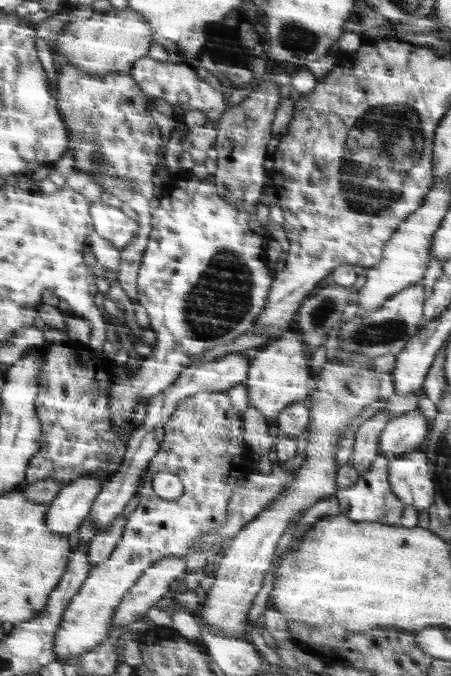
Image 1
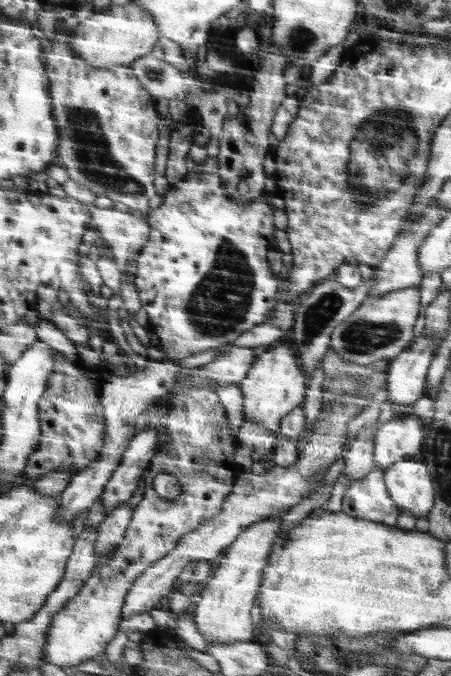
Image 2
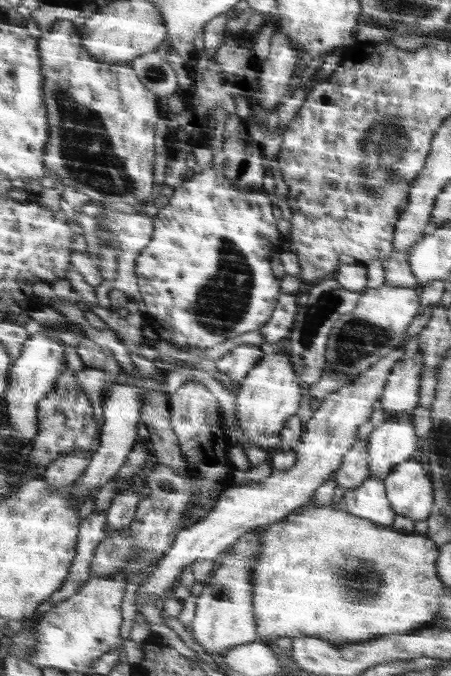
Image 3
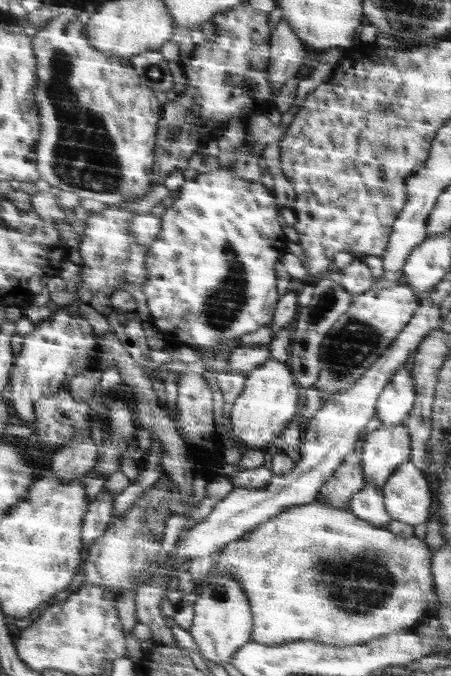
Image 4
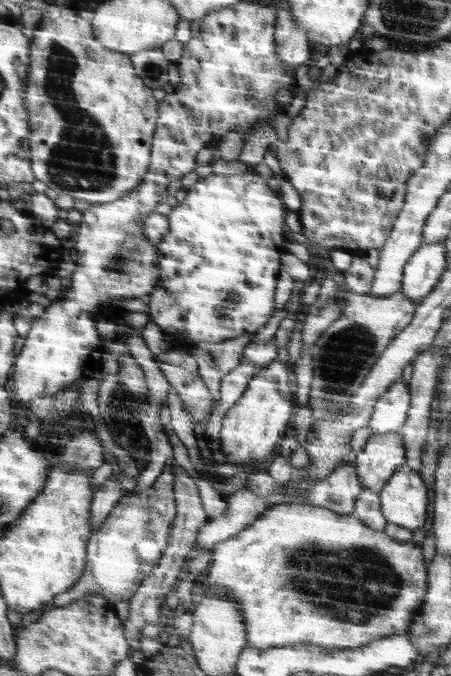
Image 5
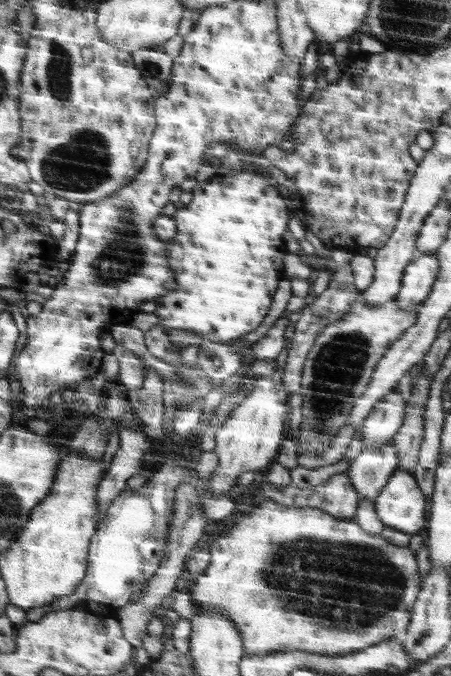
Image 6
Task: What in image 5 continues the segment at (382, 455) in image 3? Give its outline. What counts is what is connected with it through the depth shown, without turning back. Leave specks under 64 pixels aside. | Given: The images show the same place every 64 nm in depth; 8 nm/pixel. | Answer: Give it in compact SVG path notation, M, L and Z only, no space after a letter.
M399 431L373 434L354 463L363 488L379 494L389 478L407 462L405 438Z

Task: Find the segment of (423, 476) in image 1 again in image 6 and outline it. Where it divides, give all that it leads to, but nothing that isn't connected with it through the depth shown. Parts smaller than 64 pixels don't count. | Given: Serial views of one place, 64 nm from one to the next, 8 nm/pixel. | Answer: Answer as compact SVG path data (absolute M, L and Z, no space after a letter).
M397 470L381 494L375 499L376 516L384 523L409 535L424 526L426 498L416 484L416 478Z

